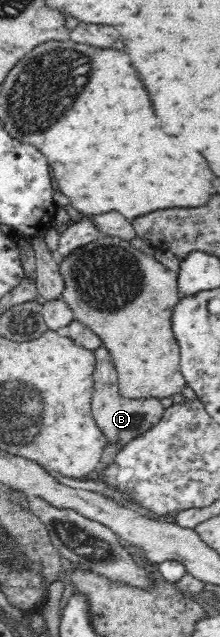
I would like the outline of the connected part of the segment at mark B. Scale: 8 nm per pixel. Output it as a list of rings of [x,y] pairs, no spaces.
[[[100,347],[93,351],[95,353],[95,370],[92,374],[94,380],[93,418],[97,426],[103,431],[106,443],[115,442],[123,446],[137,435],[152,429],[162,418],[165,408],[158,398],[129,399],[121,396],[118,387],[118,374],[111,360],[109,351]]]

